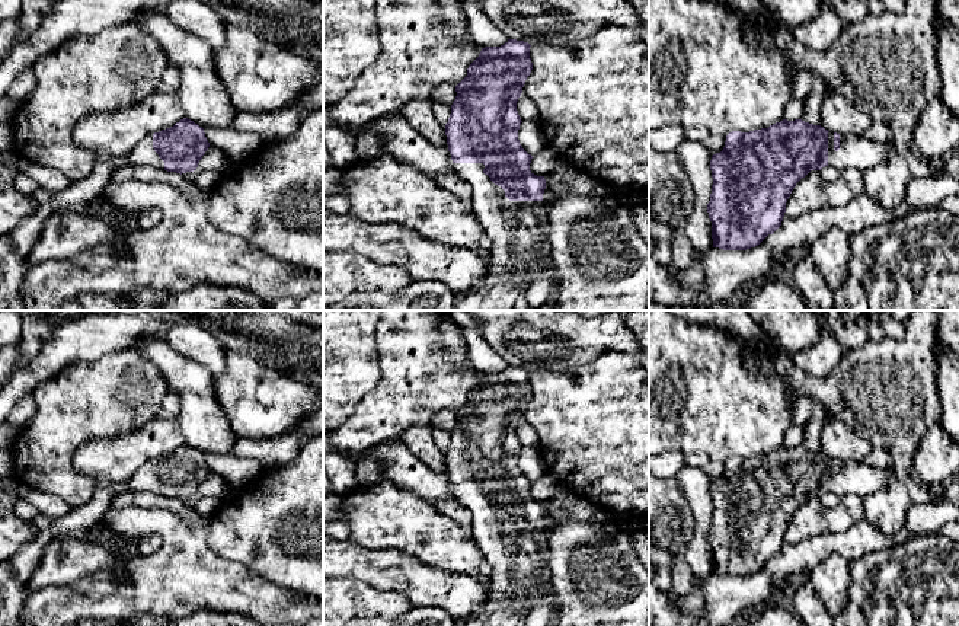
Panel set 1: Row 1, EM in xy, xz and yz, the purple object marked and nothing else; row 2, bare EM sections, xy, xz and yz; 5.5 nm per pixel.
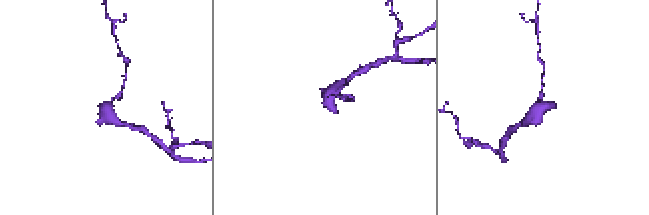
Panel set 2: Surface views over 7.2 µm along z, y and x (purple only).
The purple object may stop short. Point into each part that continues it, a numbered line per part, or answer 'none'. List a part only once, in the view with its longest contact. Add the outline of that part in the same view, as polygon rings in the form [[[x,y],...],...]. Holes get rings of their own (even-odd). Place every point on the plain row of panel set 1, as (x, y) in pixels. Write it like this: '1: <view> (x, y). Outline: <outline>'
1: xz (520, 577). Outline: [[[453,489],[454,498],[471,512],[471,537],[490,565],[486,579],[488,601],[474,617],[460,626],[518,626],[520,622],[550,593],[547,543],[541,527],[509,527],[505,517],[483,499],[483,489]]]

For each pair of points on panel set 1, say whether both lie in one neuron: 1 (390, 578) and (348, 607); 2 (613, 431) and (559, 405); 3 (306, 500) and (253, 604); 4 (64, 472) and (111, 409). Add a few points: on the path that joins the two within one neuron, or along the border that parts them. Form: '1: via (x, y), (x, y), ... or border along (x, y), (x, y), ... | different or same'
1: border along (344, 577), (398, 590), (408, 601) | different
2: via (600, 424), (572, 411) | same
3: border along (237, 562), (271, 583), (299, 593) | different
4: via (64, 454), (64, 449), (93, 420) | same

